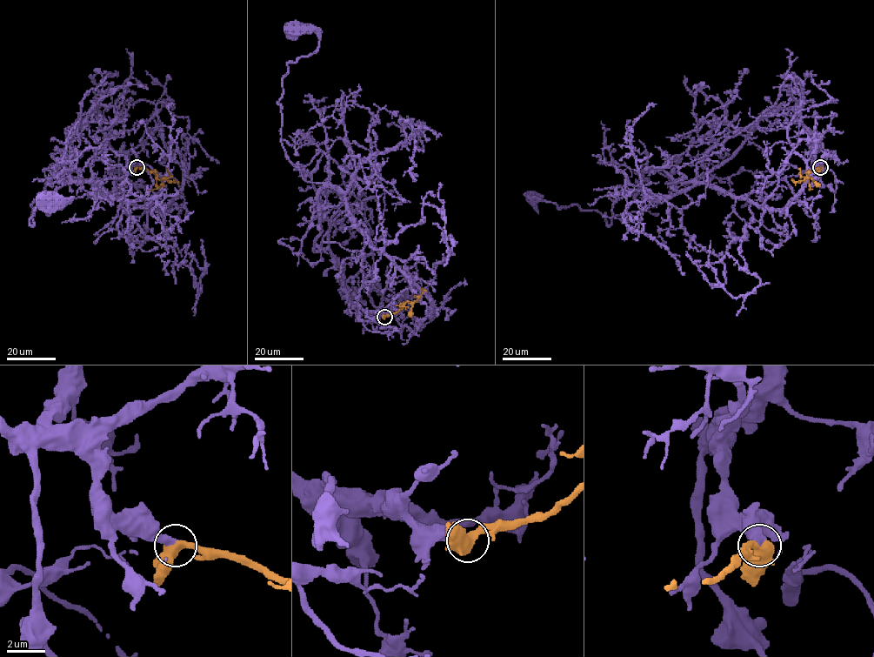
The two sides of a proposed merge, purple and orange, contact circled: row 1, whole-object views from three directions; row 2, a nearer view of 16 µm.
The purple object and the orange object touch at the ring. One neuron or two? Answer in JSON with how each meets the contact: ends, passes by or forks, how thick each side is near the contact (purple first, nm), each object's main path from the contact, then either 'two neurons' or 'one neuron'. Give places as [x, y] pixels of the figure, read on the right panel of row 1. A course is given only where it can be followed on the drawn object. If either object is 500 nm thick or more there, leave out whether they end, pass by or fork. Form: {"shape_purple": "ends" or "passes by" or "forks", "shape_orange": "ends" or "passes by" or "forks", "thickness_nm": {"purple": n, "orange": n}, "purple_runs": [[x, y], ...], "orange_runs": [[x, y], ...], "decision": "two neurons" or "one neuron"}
{"thickness_nm": {"purple": 480, "orange": 550}, "purple_runs": [[820, 167], [804, 124], [779, 110], [681, 191], [610, 224], [595, 210], [535, 197]], "orange_runs": [[820, 167], [810, 171], [805, 179], [794, 180], [796, 184]], "decision": "one neuron"}

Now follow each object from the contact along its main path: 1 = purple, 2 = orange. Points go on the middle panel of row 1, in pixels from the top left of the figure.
1: (384, 317), (314, 251), (323, 184), (289, 158), (277, 102), (319, 41), (293, 31)
2: (384, 317), (396, 313), (406, 302), (413, 303), (423, 291), (427, 292)

